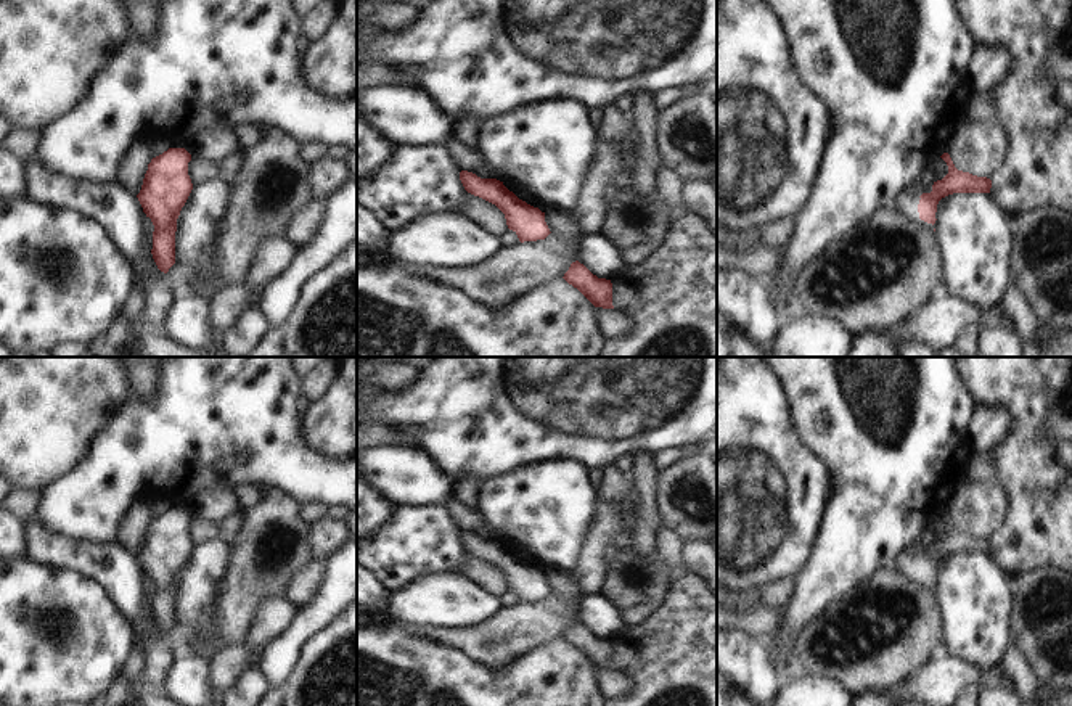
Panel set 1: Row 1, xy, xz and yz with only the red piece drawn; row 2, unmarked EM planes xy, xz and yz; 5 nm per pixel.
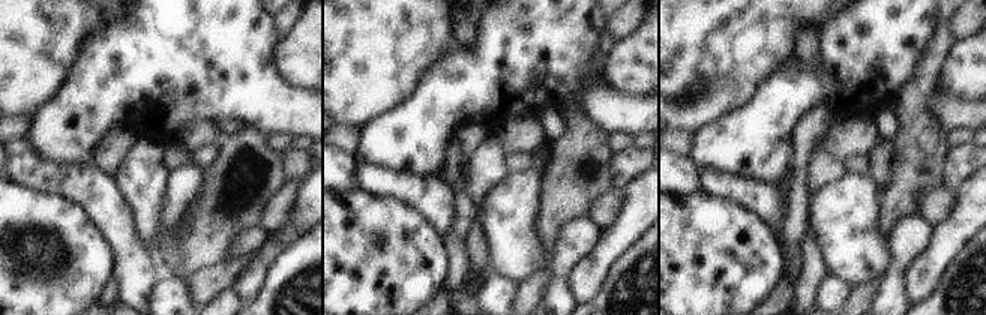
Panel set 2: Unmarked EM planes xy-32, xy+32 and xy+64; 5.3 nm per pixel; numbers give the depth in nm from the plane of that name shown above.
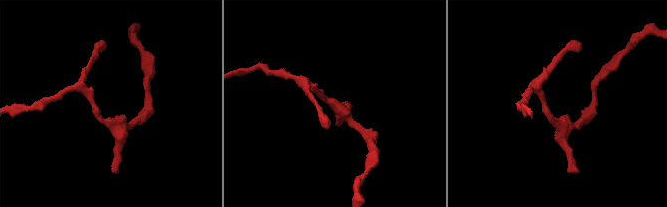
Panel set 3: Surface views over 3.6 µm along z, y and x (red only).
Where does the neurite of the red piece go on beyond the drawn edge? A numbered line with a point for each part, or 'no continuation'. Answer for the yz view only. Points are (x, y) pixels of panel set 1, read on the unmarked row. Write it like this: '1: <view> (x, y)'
1: yz (907, 563)

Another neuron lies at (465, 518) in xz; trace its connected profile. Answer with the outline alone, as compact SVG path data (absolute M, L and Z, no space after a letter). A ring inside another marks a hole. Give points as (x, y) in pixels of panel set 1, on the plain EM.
M448 500L444 508L460 531L473 532L477 537L484 534L487 539L497 539L479 513L463 507L458 500Z

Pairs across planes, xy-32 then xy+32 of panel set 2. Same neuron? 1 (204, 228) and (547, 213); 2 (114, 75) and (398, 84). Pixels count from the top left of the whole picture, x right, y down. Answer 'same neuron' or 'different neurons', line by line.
1: same neuron
2: different neurons

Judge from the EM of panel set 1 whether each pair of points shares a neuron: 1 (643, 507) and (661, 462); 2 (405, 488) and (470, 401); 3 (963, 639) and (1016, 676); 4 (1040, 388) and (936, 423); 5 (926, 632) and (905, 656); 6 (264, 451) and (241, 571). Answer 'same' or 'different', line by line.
1: different
2: different
3: different
4: different
5: same
6: different

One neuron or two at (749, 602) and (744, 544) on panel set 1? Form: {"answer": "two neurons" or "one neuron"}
{"answer": "two neurons"}

